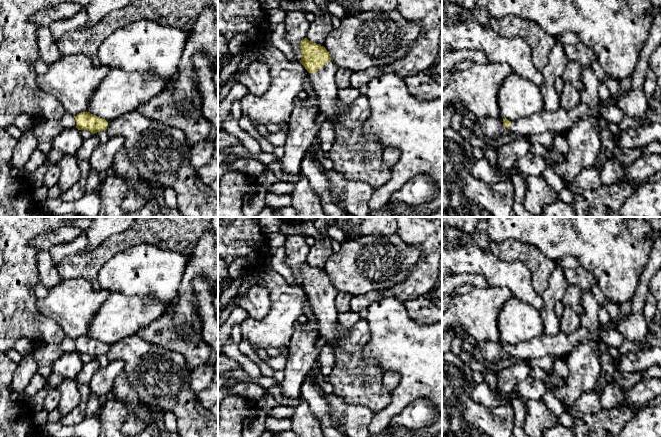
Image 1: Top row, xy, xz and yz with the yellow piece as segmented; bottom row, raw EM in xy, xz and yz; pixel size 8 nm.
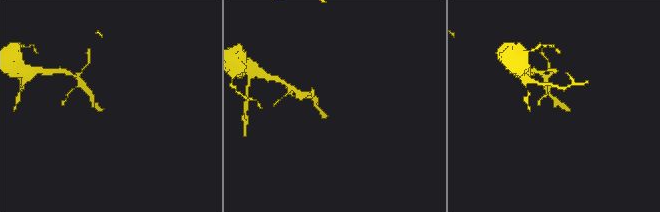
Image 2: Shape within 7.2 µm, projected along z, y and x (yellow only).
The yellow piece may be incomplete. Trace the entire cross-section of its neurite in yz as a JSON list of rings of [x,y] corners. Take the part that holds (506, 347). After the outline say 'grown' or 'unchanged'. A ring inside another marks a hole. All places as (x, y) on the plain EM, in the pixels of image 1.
[[[599,324],[599,327],[594,332],[580,327],[569,335],[561,331],[553,337],[548,337],[543,334],[540,337],[518,345],[511,346],[503,343],[503,350],[512,356],[525,359],[542,358],[545,355],[553,355],[556,357],[568,355],[582,343],[587,341],[598,343],[602,328],[603,326]]]; grown

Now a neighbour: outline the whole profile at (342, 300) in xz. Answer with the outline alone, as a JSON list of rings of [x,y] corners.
[[[338,291],[335,297],[336,309],[339,313],[351,312],[351,300],[353,295],[344,291]]]

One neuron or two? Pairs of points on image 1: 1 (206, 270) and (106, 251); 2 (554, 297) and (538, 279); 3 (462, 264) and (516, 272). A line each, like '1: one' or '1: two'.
1: two
2: two
3: one

